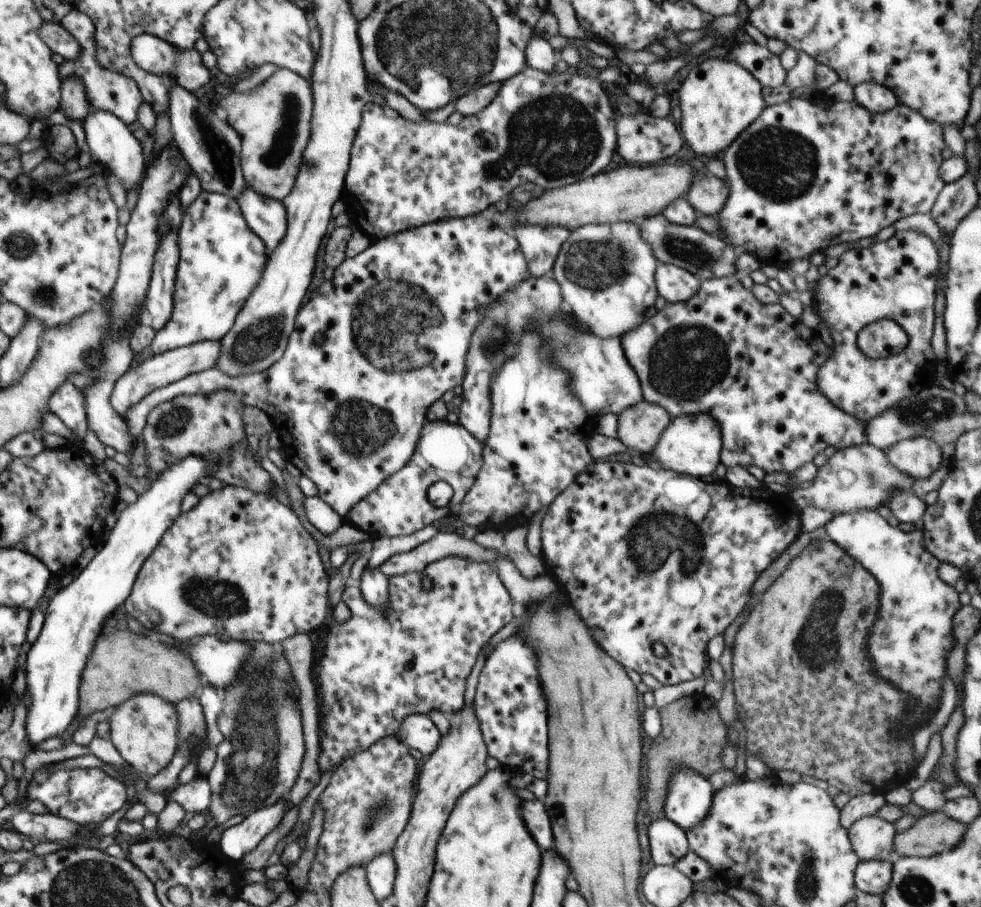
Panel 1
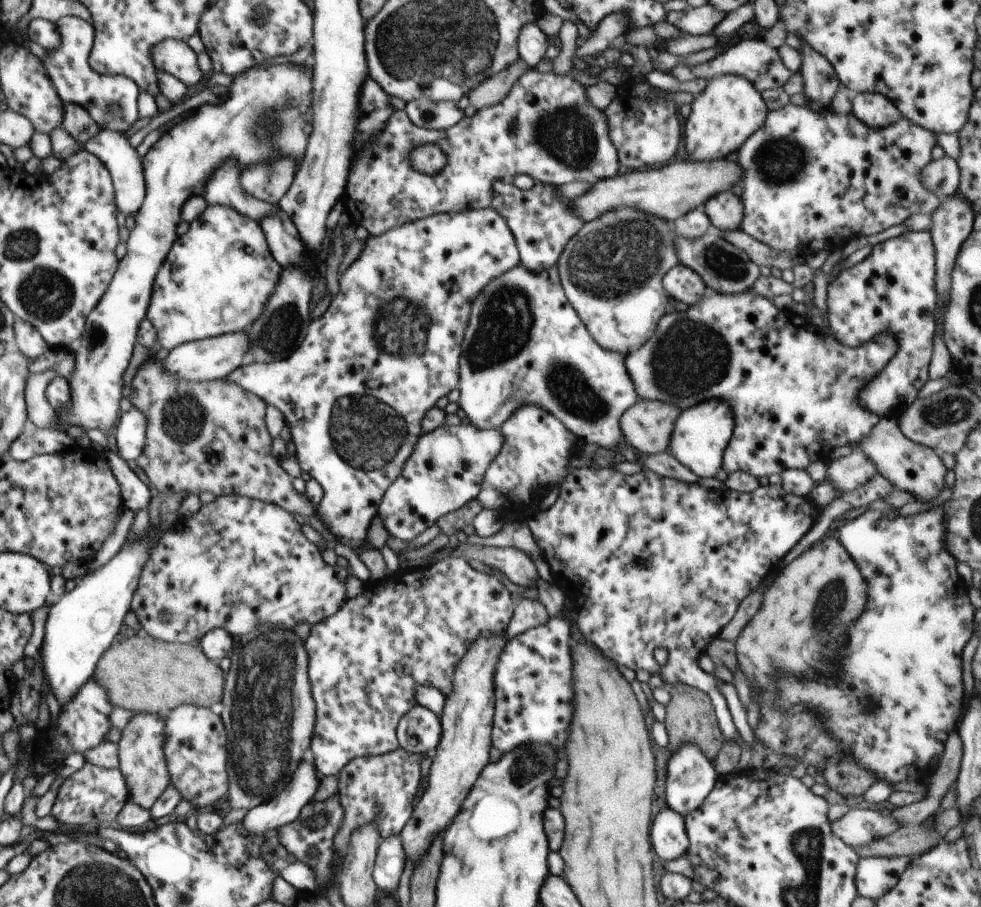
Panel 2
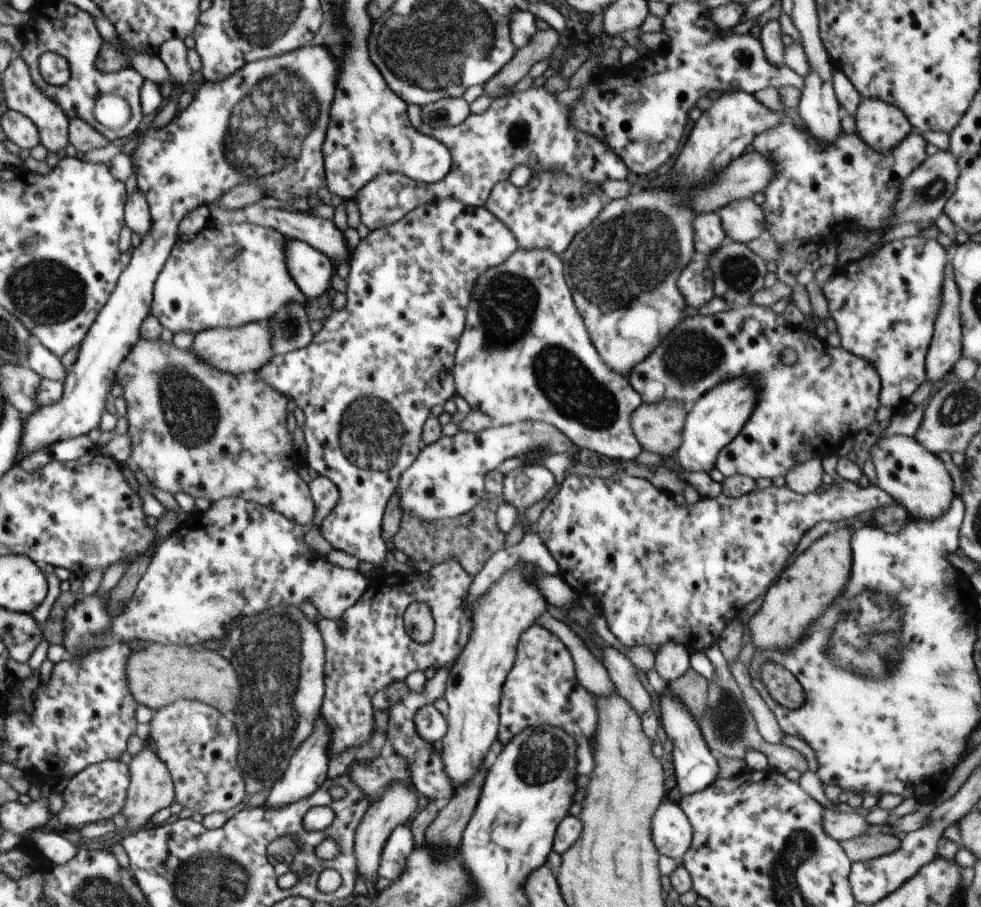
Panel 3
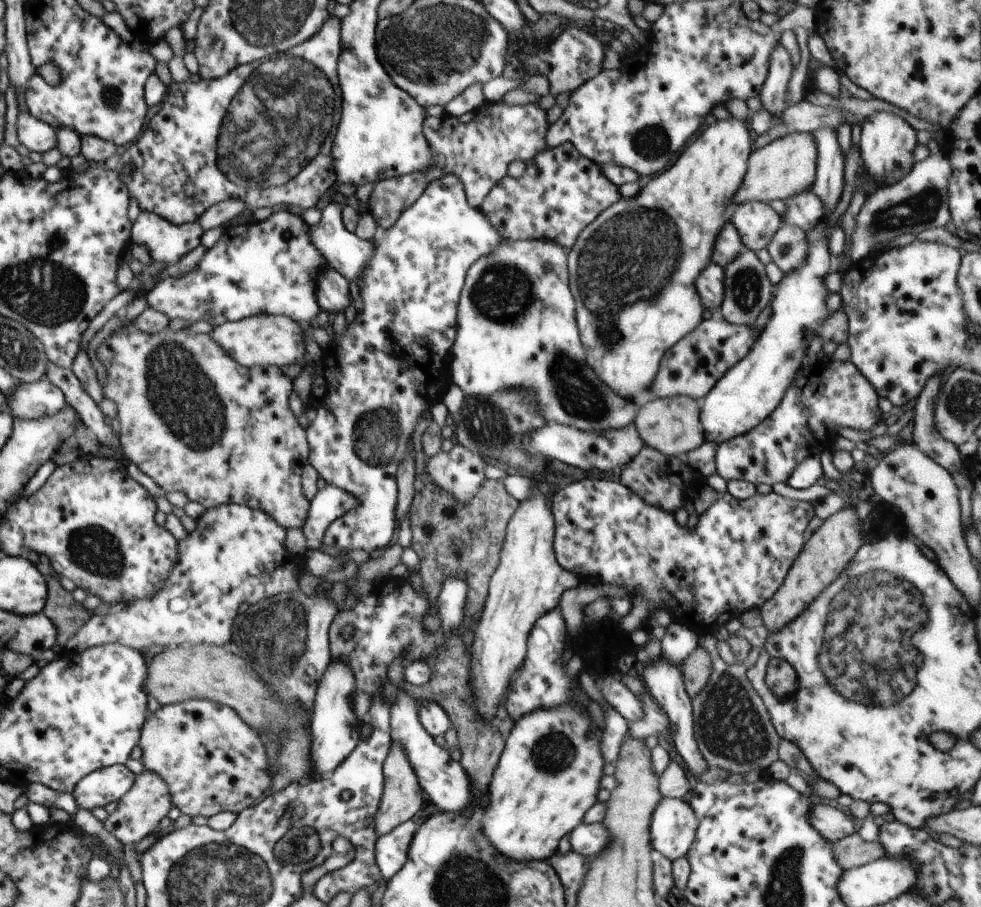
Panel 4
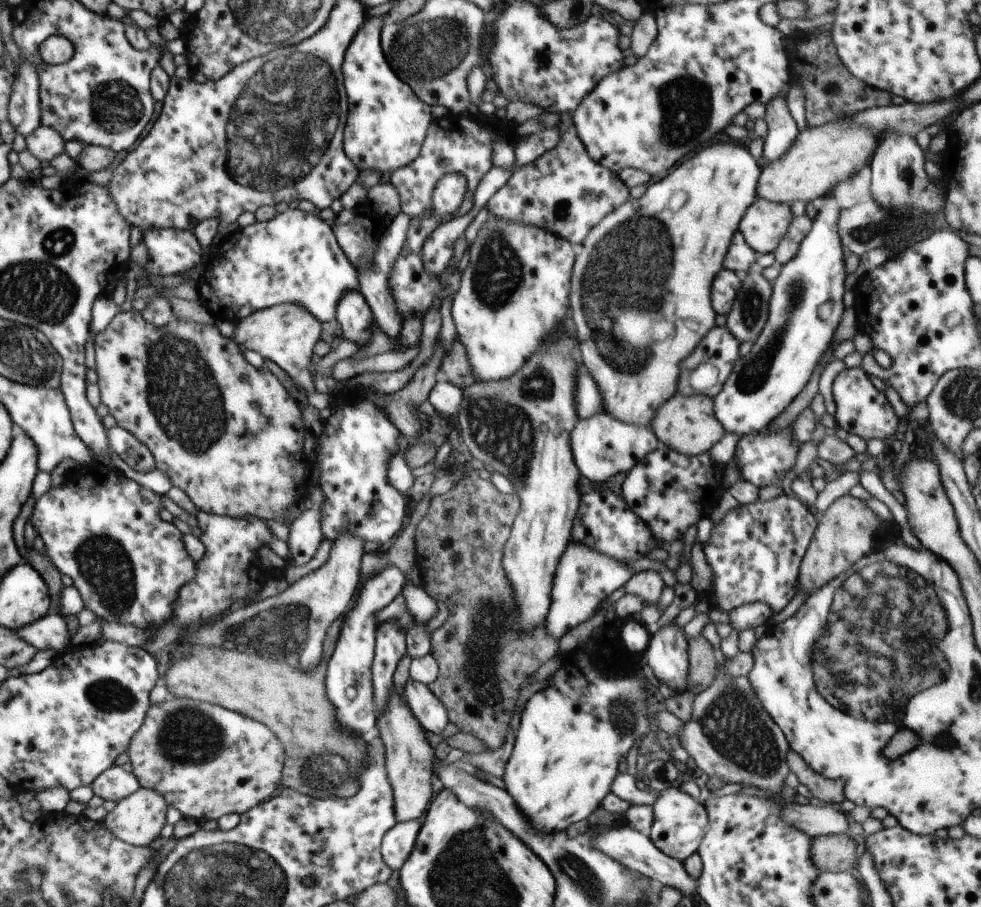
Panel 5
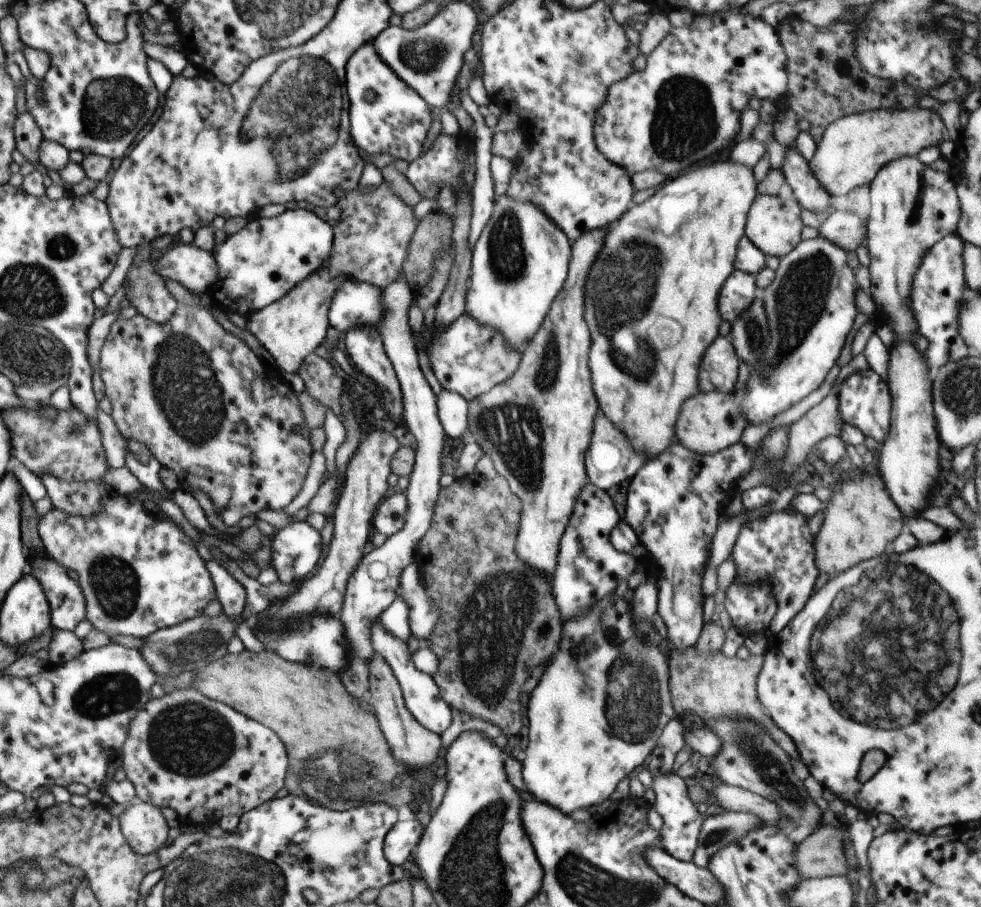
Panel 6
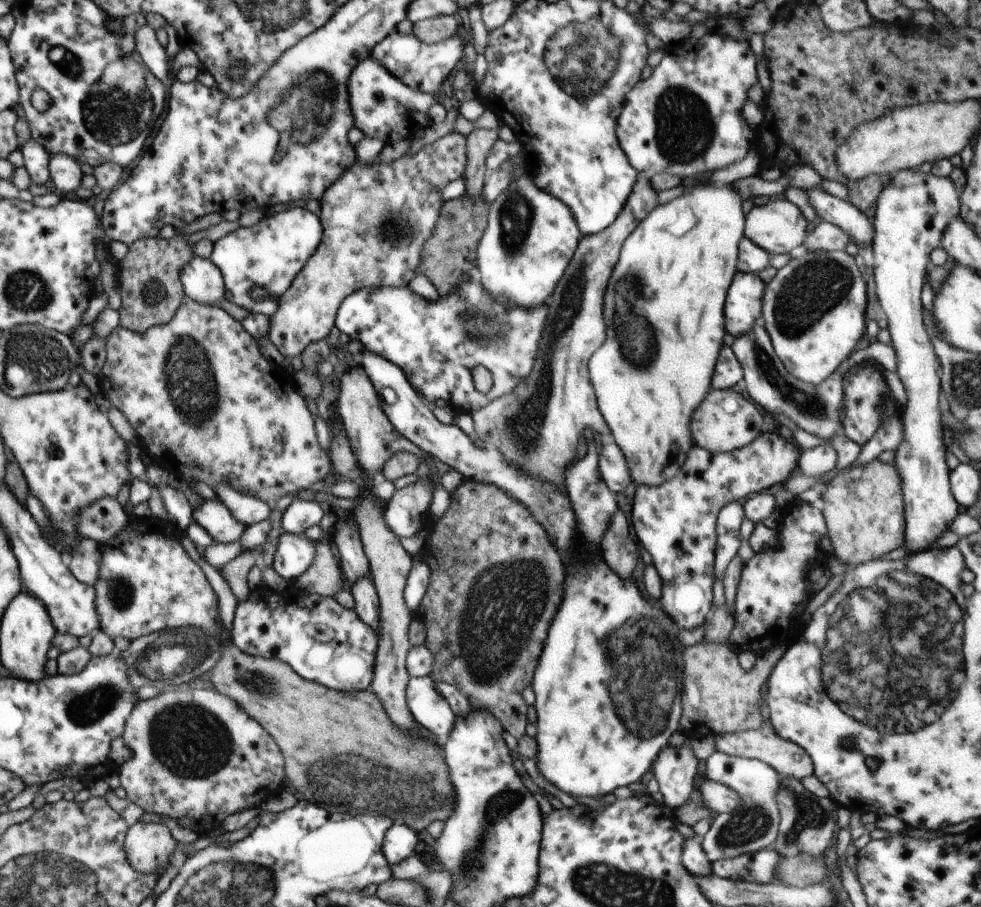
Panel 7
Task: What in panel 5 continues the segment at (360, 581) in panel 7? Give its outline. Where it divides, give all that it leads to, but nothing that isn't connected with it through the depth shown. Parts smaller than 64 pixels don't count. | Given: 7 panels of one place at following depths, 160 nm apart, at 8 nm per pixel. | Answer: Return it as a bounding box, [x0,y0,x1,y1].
[404,679,450,735]

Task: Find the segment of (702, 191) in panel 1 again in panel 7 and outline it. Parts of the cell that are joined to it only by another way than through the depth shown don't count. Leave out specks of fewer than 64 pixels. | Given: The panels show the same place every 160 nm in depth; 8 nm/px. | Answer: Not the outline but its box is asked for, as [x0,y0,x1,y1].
[745,198,812,256]

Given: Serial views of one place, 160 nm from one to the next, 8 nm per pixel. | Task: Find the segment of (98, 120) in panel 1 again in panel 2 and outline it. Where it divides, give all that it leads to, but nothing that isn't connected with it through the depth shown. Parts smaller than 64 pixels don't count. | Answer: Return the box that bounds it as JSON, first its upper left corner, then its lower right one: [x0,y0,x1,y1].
[82,129,145,216]

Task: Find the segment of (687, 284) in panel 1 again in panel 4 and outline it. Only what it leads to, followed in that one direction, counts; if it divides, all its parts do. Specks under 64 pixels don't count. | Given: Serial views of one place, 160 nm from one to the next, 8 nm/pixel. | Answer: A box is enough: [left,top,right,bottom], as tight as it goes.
[696,263,724,309]

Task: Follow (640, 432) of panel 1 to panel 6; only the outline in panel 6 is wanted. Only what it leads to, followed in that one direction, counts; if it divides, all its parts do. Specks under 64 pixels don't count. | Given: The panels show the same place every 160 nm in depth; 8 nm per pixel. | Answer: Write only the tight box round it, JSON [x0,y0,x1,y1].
[676,392,749,455]

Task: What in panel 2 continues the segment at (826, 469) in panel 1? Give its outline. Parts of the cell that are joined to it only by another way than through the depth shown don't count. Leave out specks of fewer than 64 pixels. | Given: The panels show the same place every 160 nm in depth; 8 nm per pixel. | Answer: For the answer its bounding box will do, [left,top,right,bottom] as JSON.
[826,449,876,493]

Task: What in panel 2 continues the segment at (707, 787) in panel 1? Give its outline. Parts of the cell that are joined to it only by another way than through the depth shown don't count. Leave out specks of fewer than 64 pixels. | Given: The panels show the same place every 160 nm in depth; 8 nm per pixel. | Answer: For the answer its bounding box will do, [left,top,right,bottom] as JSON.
[666,742,720,816]

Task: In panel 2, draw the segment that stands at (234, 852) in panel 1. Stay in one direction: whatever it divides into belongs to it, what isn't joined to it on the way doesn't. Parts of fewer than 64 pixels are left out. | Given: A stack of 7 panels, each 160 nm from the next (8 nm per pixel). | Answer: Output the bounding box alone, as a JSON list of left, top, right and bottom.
[242,759,320,836]

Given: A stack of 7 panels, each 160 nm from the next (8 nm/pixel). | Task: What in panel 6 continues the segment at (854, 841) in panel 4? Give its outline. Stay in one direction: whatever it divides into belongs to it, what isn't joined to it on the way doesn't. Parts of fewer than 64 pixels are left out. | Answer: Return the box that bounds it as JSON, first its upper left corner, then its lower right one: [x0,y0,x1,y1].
[796,823,849,879]

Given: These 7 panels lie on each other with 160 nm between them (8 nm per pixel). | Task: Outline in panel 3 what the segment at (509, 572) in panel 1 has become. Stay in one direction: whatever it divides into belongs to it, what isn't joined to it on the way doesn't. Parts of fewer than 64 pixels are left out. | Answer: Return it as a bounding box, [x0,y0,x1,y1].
[536,614,616,696]

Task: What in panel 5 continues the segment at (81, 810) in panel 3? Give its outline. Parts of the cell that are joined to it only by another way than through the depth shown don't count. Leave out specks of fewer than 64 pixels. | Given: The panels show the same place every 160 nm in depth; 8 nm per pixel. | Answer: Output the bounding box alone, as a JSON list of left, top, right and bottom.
[90,765,140,803]

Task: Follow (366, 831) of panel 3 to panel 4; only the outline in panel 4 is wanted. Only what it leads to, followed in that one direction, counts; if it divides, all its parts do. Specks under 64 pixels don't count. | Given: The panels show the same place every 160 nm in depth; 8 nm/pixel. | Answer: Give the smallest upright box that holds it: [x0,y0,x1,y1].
[373,742,424,836]

